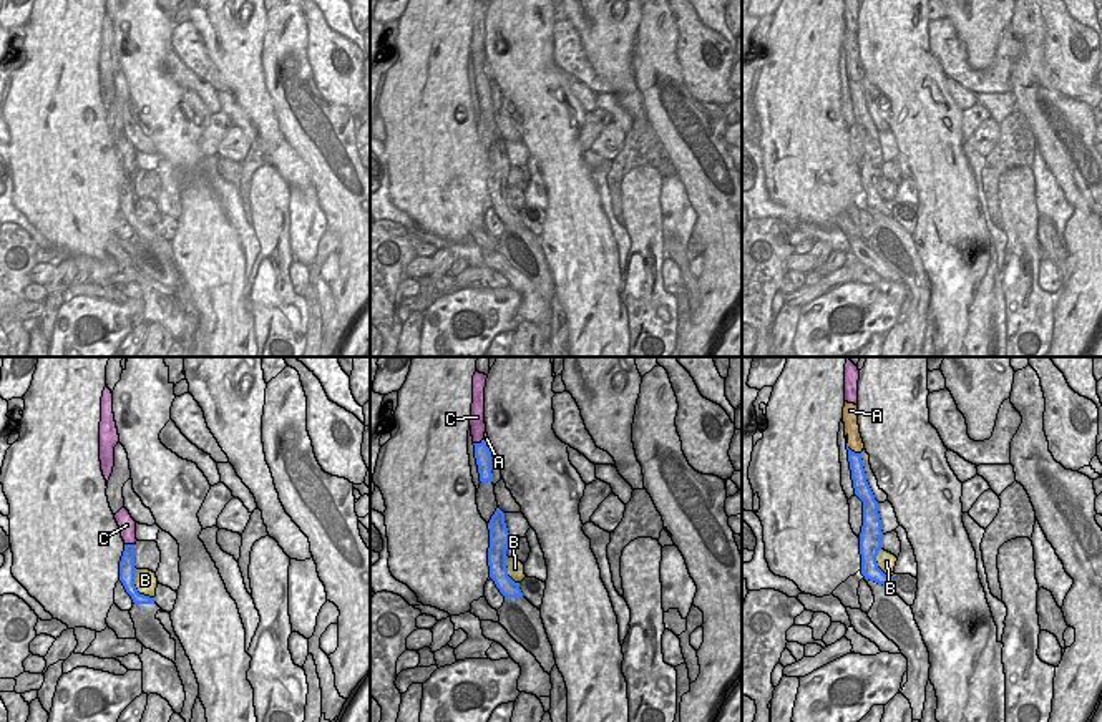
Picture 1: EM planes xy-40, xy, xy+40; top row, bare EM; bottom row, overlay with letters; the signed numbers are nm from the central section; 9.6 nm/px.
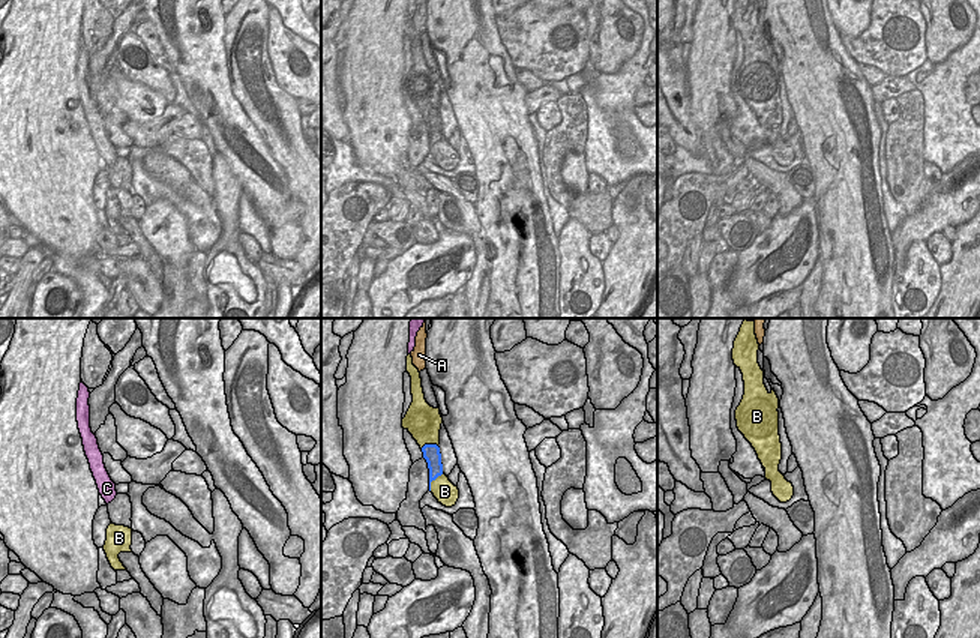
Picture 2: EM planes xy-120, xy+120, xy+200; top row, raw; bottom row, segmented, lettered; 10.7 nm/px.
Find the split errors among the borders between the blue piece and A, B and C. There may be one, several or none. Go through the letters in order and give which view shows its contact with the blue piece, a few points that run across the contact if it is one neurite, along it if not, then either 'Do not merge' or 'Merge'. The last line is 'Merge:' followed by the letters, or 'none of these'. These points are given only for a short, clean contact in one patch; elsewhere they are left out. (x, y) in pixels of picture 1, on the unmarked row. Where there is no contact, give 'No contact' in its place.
A: Touches blue in xy+40. Merge
B: Touches blue in xy-40. Do not merge
C: Touches blue in xy. Do not merge
Merge: A

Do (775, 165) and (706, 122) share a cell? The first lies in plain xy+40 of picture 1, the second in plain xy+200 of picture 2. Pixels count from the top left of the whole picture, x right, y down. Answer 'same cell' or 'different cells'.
same cell

